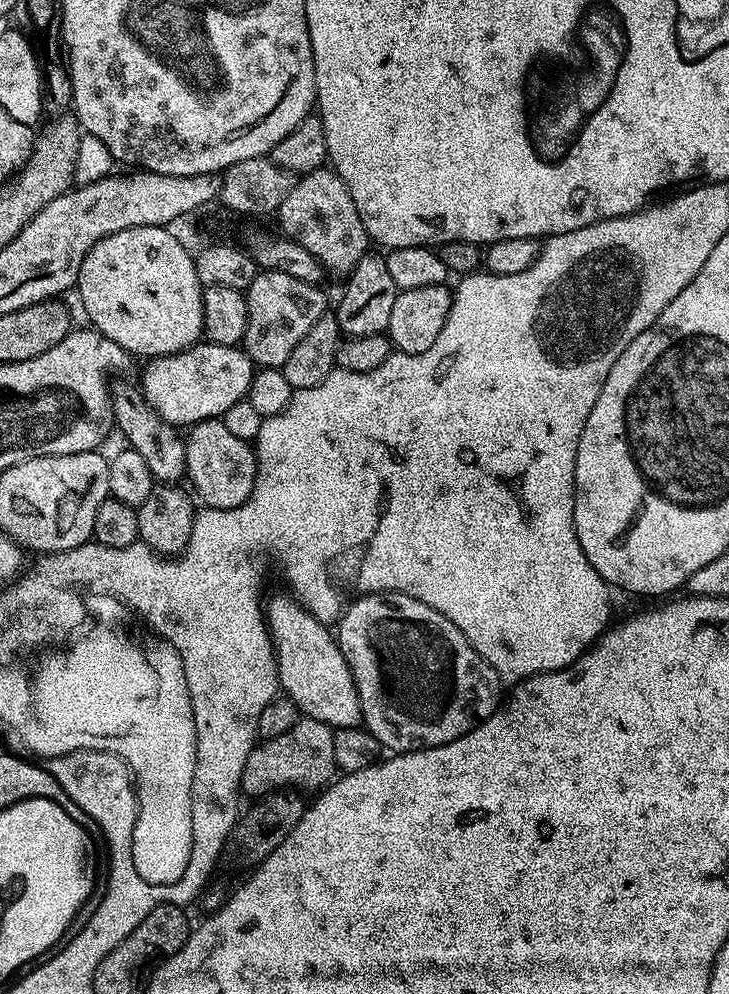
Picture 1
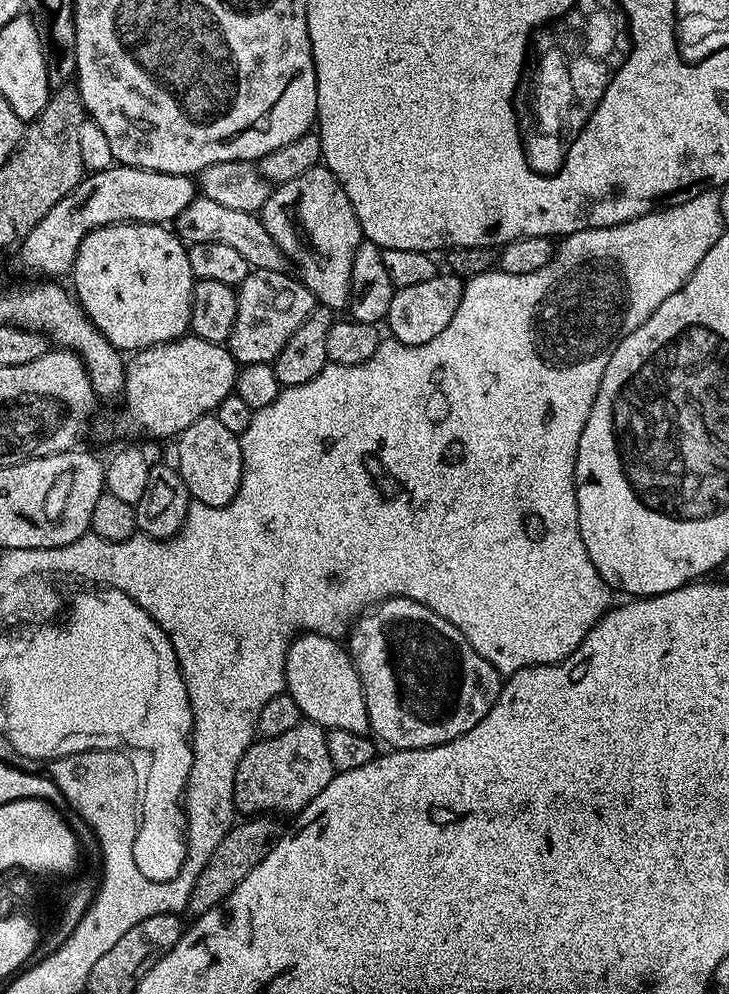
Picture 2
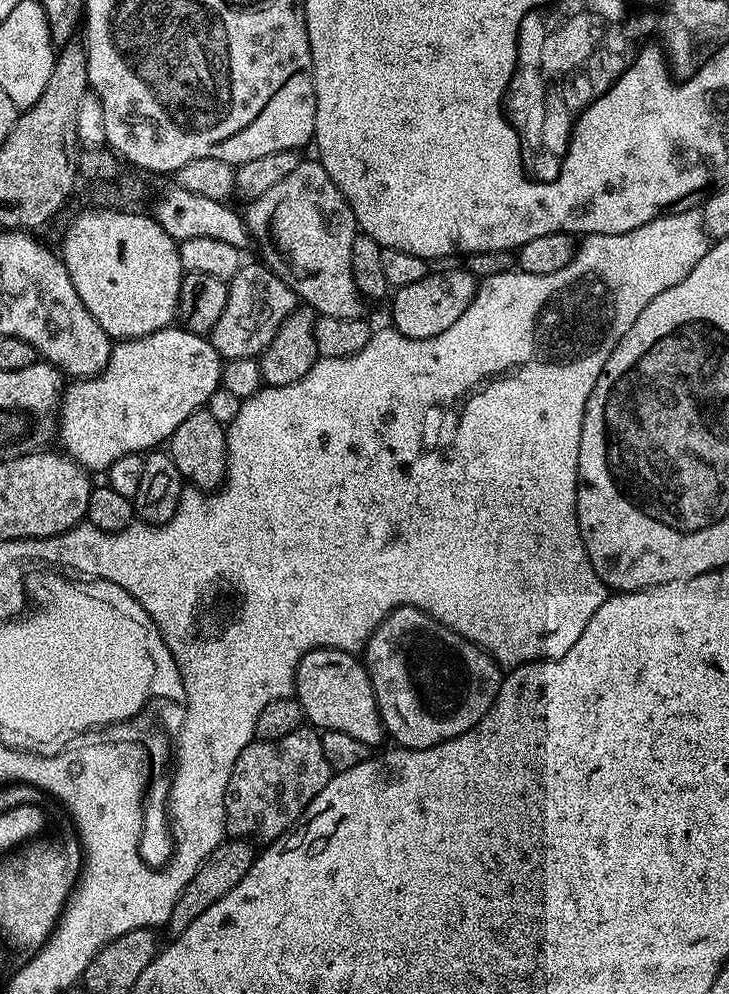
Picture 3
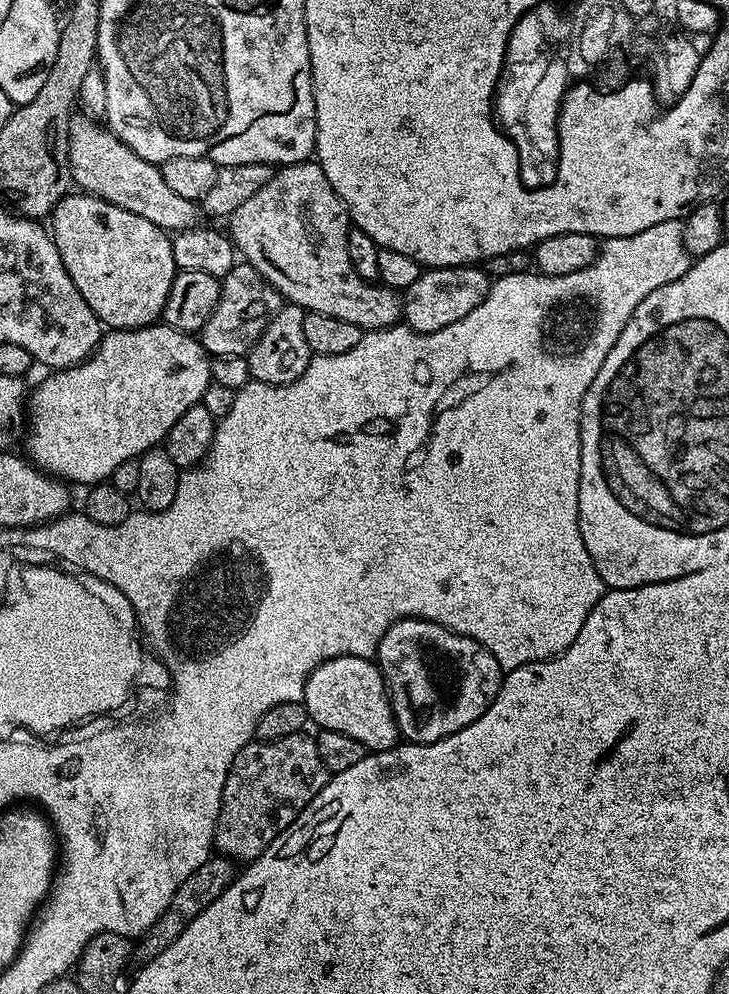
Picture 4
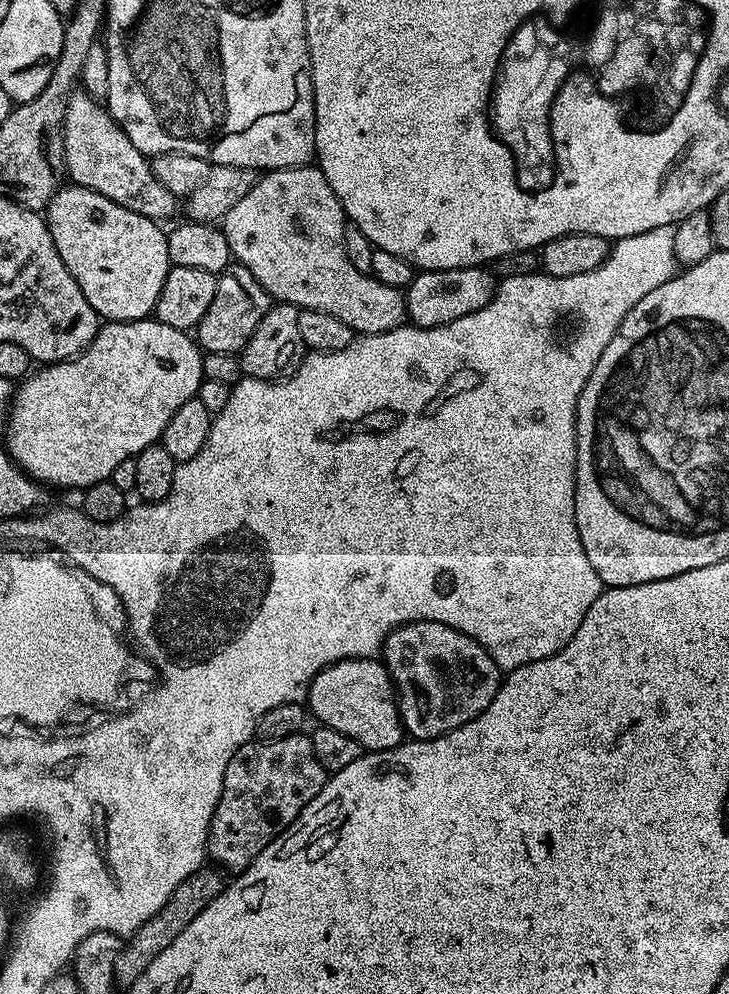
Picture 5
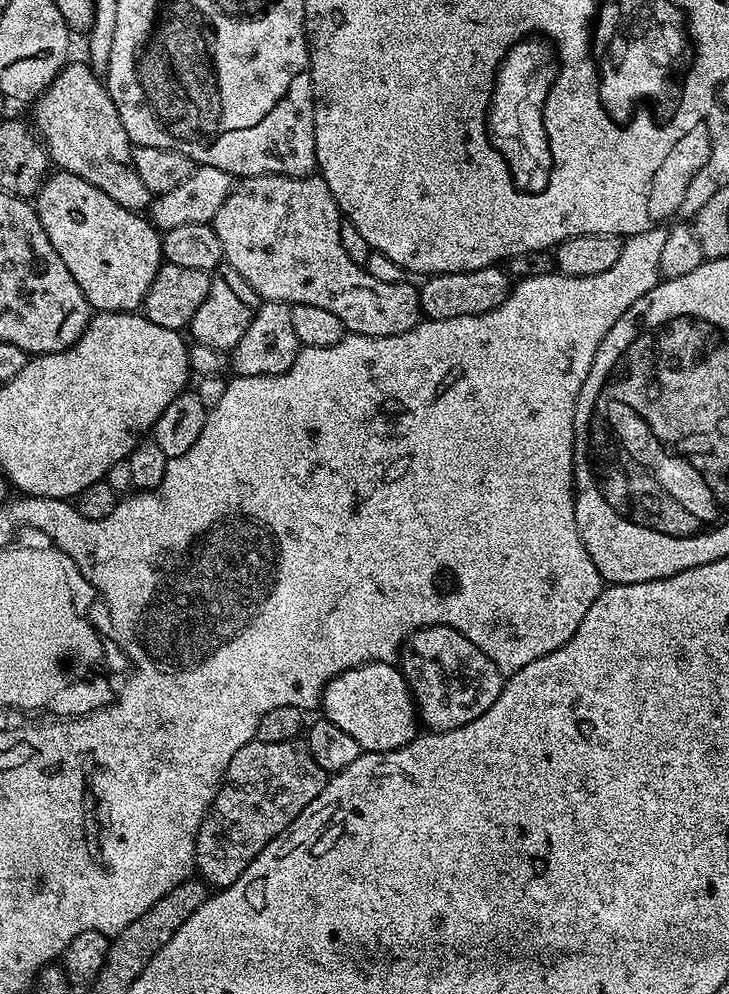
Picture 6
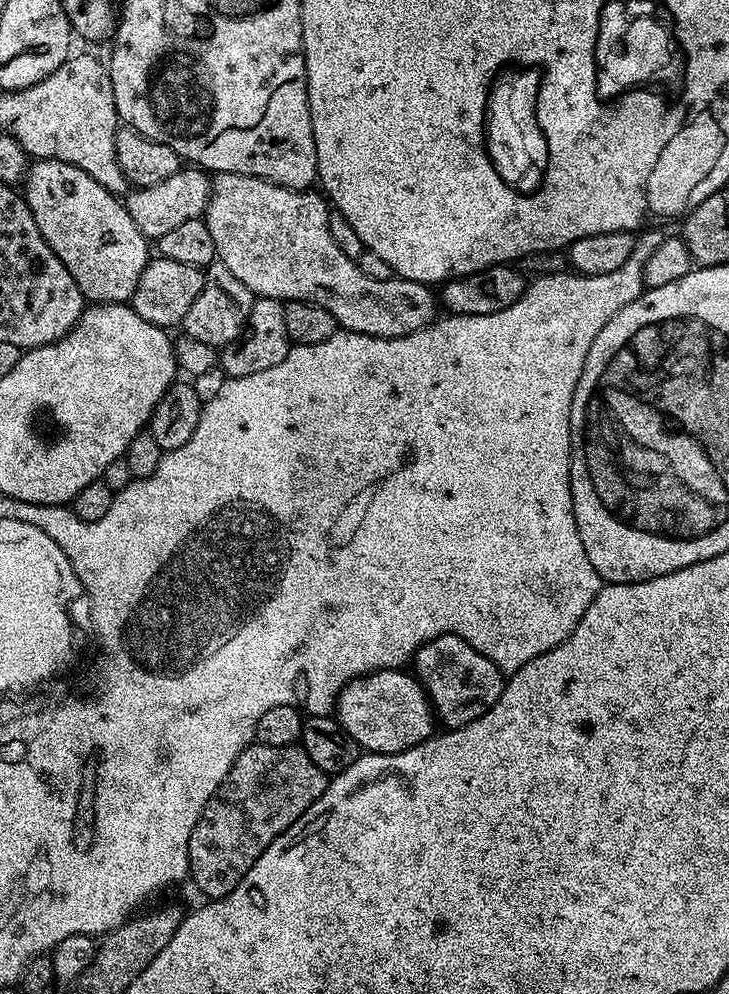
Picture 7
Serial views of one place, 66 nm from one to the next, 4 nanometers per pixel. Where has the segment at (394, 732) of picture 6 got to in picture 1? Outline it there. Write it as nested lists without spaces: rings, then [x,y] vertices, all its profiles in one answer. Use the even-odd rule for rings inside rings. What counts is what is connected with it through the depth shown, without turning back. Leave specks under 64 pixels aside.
[[[287,595],[274,596],[266,602],[268,629],[272,635],[272,646],[276,649],[276,679],[283,695],[289,696],[299,706],[303,715],[318,722],[326,722],[334,730],[361,727],[358,690],[354,686],[350,668],[342,658],[342,650],[336,644],[335,635],[330,631],[329,625],[311,616],[293,595]]]

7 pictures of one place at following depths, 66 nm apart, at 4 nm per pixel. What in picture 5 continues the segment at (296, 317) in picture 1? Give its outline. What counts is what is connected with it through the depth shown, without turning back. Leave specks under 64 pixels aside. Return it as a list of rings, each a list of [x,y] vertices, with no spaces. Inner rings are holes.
[[[235,262],[216,277],[216,289],[214,290],[214,302],[202,314],[200,323],[194,329],[194,339],[204,352],[230,352],[239,353],[244,344],[254,334],[258,322],[270,307],[268,291],[254,278],[248,270]]]

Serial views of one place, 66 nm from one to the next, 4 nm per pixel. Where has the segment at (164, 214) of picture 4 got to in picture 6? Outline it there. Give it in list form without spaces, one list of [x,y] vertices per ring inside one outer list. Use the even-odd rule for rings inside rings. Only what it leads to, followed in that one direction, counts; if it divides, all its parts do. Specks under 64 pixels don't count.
[[[69,62],[40,93],[36,104],[36,128],[48,159],[57,169],[78,174],[123,208],[140,210],[150,200],[148,188],[132,169],[130,141],[118,118],[105,81],[87,63]]]

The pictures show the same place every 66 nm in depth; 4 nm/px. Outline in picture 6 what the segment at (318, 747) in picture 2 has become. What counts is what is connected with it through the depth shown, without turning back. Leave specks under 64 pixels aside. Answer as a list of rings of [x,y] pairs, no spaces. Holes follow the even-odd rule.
[[[251,740],[234,758],[230,758],[230,766],[224,775],[224,782],[216,792],[214,802],[208,807],[208,812],[196,831],[196,854],[194,868],[199,879],[203,880],[209,889],[219,890],[228,888],[262,854],[262,850],[276,836],[280,836],[289,828],[296,819],[322,794],[322,790],[328,785],[329,773],[314,762],[314,758],[308,753],[307,747],[300,742],[278,742],[267,744],[261,740]]]

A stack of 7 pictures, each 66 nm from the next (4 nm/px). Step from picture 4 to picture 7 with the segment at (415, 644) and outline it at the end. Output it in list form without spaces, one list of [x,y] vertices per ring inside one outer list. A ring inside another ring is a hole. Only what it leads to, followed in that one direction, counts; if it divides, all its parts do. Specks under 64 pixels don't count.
[[[439,636],[437,640],[424,645],[418,653],[416,663],[420,666],[419,679],[429,697],[445,720],[449,729],[460,728],[486,714],[498,702],[504,692],[505,673],[490,658],[486,658],[474,646],[460,636]]]

